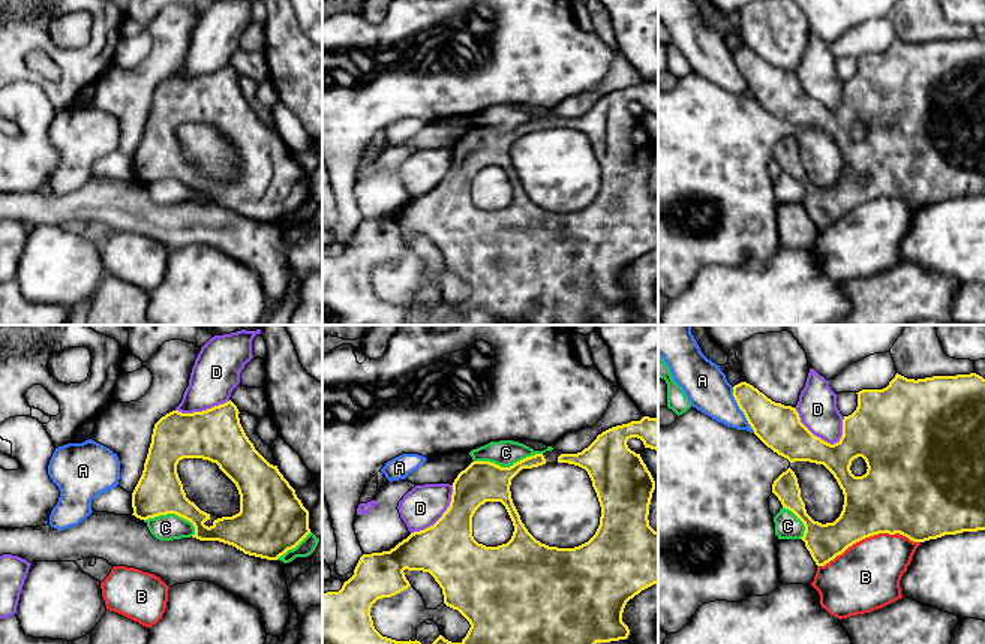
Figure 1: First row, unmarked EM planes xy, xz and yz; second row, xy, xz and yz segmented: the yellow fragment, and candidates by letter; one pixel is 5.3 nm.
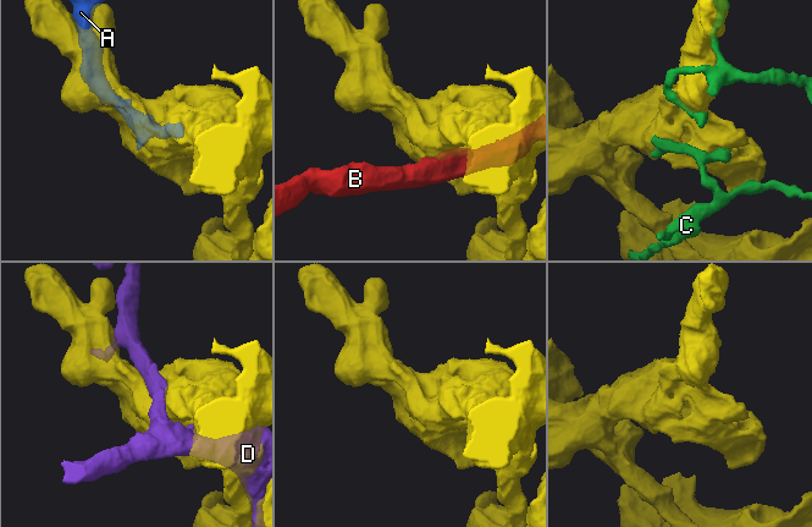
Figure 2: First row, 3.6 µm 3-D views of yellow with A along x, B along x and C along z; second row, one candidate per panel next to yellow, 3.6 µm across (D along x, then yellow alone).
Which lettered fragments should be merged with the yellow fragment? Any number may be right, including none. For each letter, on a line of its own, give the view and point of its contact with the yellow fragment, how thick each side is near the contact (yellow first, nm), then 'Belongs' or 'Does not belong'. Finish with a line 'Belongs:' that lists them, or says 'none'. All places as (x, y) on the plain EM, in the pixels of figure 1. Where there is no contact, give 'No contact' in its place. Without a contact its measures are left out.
A: Touches yellow at yz (739, 72). Thickness 240 nm (yellow) against 240 nm. Does not belong
B: Touches yellow at yz (868, 201). Thickness 380 nm (yellow) against 360 nm. Does not belong
C: Touches yellow at xz (507, 132). Thickness 220 nm (yellow) against 140 nm. Belongs
D: Touches yellow at yz (813, 99). Thickness 240 nm (yellow) against 220 nm. Does not belong
Belongs: C

